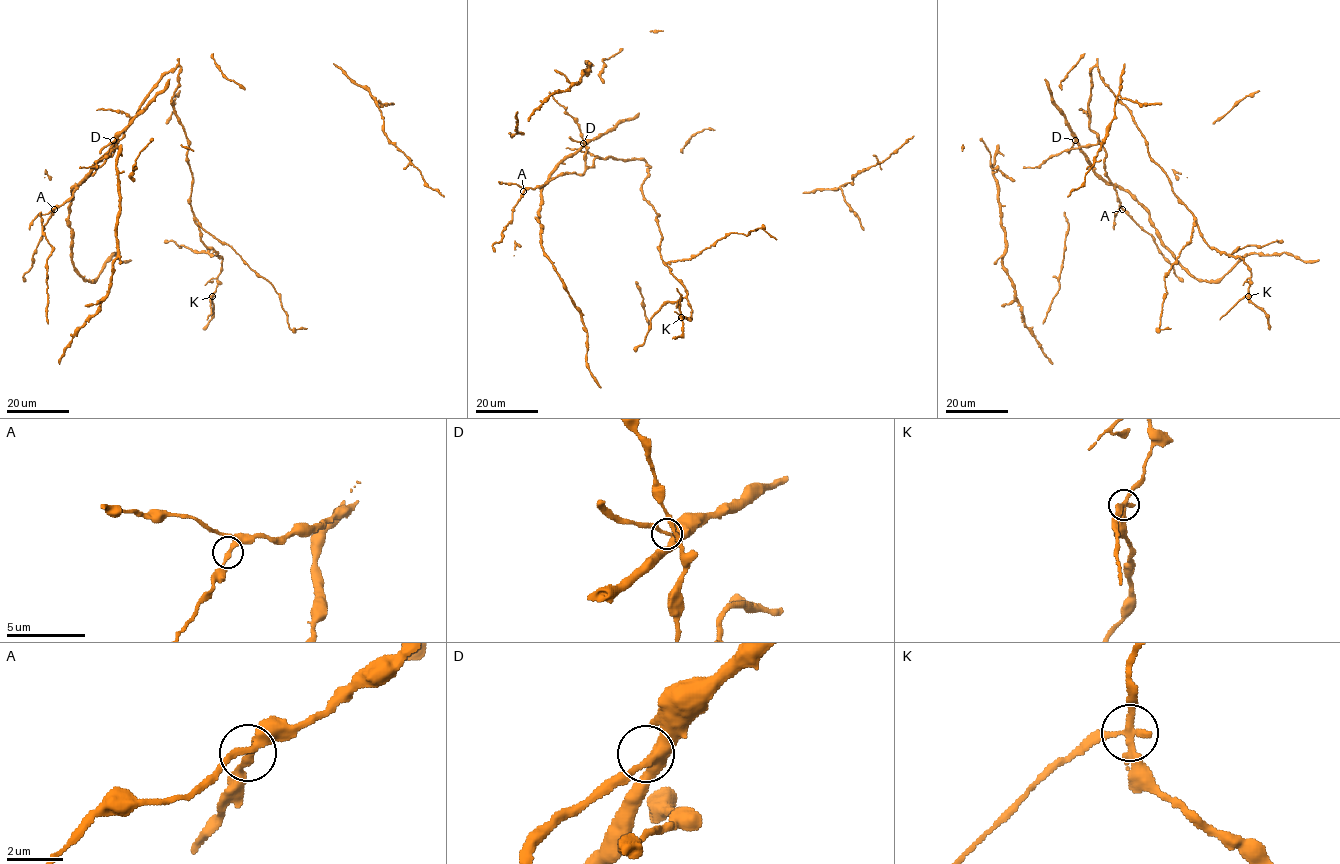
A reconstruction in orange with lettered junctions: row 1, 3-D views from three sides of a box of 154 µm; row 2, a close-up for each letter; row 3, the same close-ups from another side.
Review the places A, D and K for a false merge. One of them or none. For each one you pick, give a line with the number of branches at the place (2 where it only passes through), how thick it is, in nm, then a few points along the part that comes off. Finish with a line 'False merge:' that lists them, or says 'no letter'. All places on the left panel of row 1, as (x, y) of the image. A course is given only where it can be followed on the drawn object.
K: Branches: 3. Thickness 240 nm. Course of the part to remove: (212, 296), (211, 313), (206, 319)
False merge: K

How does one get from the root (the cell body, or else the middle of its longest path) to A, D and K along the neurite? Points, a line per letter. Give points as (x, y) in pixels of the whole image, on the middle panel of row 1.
A: (618, 160), (611, 156), (595, 158), (583, 174), (559, 174), (542, 185), (523, 191)
D: (618, 160), (611, 156), (595, 158), (583, 174), (559, 174), (549, 180), (558, 165), (583, 143)
K: (618, 160), (641, 159), (650, 166), (641, 193), (658, 214), (660, 257), (687, 293), (691, 318), (681, 317)

